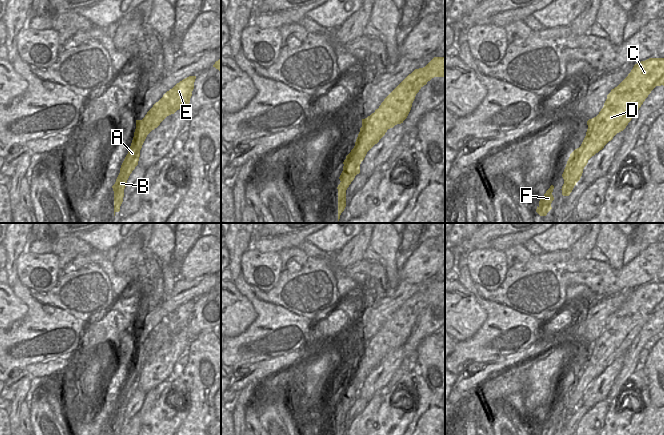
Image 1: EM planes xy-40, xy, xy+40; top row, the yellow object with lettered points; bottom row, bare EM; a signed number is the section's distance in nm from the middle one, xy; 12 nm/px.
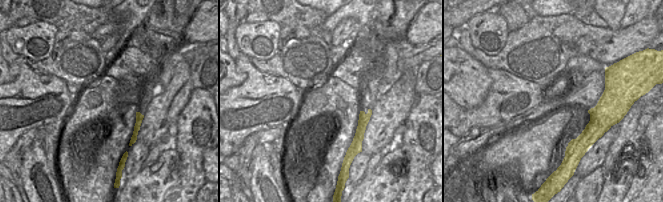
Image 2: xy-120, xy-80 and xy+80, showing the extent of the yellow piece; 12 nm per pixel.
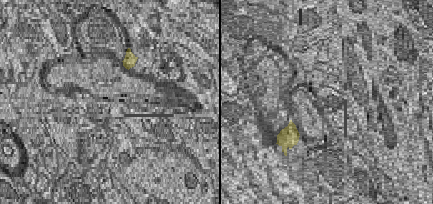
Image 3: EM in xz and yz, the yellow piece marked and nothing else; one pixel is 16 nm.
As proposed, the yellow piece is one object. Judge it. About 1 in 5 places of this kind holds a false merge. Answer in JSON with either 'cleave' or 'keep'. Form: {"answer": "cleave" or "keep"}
{"answer": "keep"}

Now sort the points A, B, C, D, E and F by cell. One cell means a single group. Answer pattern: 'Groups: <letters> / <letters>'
Groups: A B C D E F.

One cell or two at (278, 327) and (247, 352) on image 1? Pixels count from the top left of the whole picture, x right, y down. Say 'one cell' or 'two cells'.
one cell

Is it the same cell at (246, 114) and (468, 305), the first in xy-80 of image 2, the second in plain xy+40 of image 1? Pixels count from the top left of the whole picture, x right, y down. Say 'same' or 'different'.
different

